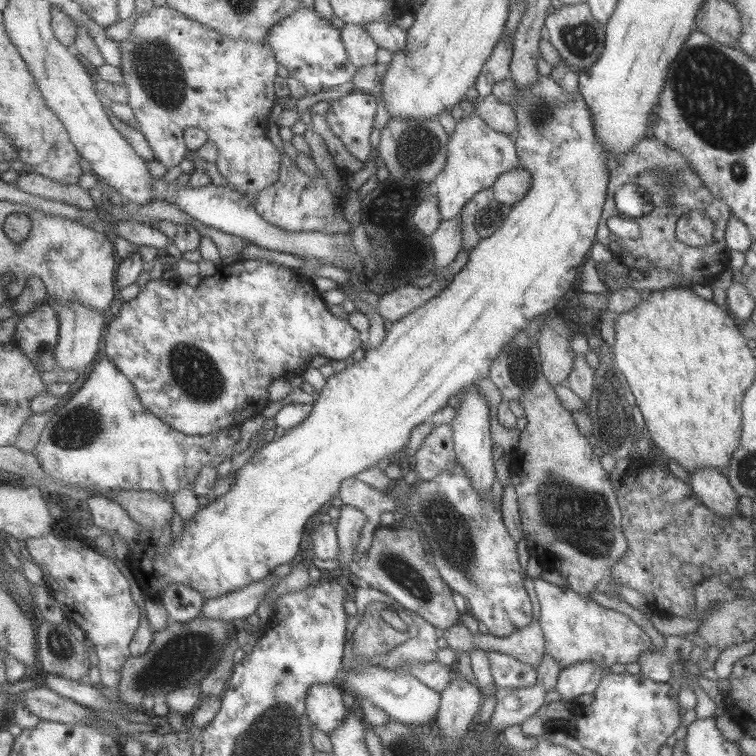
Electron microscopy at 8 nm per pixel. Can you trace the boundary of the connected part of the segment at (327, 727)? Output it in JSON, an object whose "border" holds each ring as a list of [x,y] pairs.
{"border":[[[337,682],[315,684],[309,688],[306,706],[310,720],[315,727],[329,736],[338,730],[347,716],[354,711],[354,708],[345,706],[344,692],[345,689]]]}

